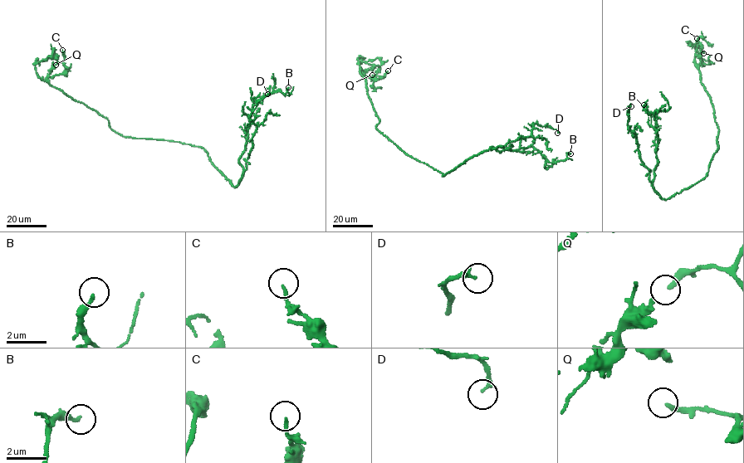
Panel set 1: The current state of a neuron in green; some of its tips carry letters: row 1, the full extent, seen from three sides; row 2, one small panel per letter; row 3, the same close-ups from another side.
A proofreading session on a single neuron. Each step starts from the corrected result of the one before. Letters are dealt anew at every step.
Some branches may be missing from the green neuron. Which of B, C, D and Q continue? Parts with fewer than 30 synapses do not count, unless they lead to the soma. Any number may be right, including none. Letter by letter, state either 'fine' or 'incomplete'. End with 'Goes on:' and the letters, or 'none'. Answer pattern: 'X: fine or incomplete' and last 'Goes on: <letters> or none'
B: fine
C: fine
D: fine
Q: fine
Goes on: none

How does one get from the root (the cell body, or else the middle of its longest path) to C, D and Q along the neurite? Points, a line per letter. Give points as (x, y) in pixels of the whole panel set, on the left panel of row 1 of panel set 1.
C: (189, 143), (122, 135), (111, 129), (107, 119), (51, 85), (47, 77), (66, 72), (62, 50)
D: (189, 143), (203, 148), (212, 164), (236, 187), (246, 168), (256, 127), (249, 115), (267, 94)
Q: (189, 143), (125, 137), (114, 131), (107, 119), (49, 83), (47, 77), (66, 72), (62, 63), (56, 65)

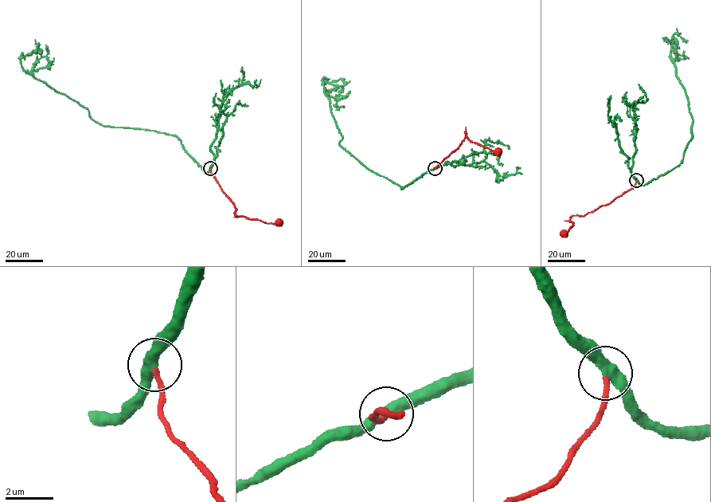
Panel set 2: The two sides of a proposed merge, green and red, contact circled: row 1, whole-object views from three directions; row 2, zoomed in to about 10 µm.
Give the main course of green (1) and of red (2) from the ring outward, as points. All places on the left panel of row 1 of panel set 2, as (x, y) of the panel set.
1: (210, 168), (203, 171), (174, 135), (95, 122), (87, 109), (25, 71), (20, 58), (38, 44), (41, 48)
2: (210, 168), (236, 209), (235, 215), (268, 223), (279, 222)

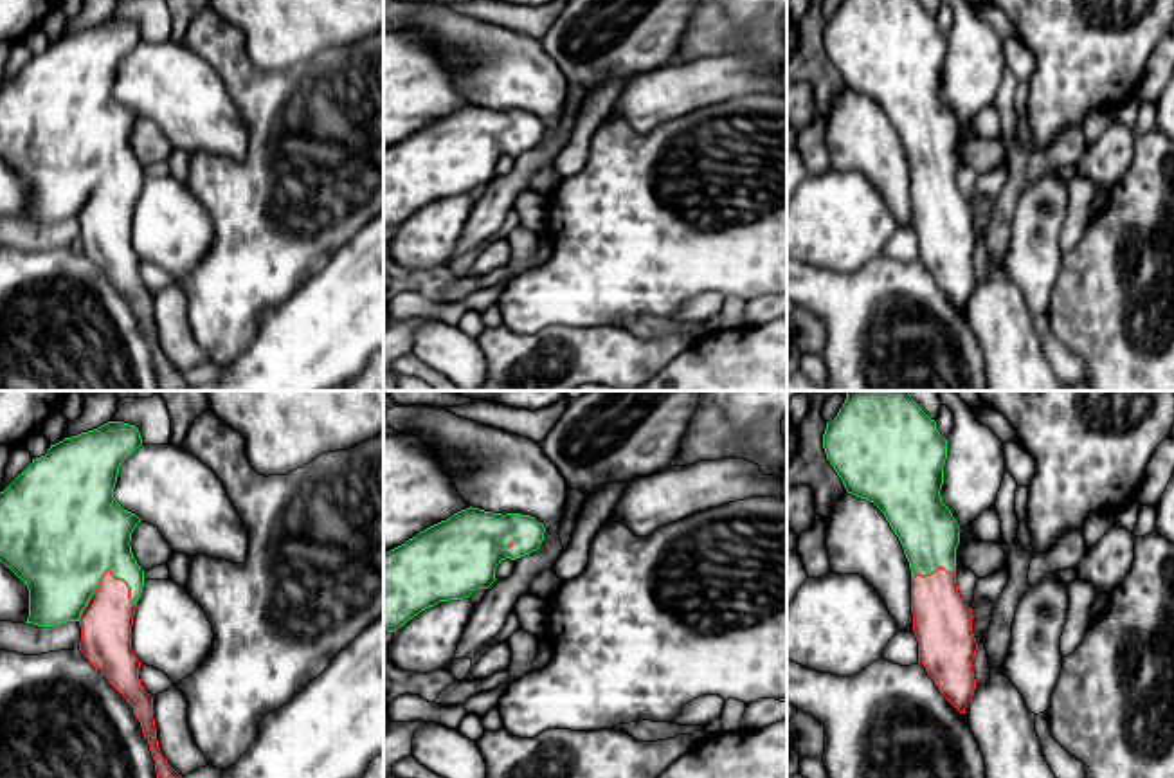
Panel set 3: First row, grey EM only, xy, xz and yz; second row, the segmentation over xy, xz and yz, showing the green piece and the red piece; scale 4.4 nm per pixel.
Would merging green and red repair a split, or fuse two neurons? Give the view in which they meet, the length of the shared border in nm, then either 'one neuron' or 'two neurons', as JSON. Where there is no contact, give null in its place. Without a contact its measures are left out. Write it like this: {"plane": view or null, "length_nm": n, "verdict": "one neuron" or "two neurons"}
{"plane": "xy", "length_nm": 280, "verdict": "one neuron"}

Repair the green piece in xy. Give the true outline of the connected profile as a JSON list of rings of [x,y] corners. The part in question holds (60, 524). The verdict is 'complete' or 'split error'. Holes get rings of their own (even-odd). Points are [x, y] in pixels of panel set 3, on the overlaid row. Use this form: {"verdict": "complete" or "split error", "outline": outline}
{"verdict": "split error", "outline": [[[108,421],[99,429],[65,438],[50,445],[45,456],[32,459],[32,463],[0,492],[0,562],[29,589],[29,618],[25,623],[38,627],[54,627],[67,621],[79,623],[79,650],[133,708],[133,715],[140,722],[142,735],[149,744],[157,778],[182,778],[158,749],[153,697],[140,684],[140,661],[131,648],[131,625],[144,587],[144,571],[133,558],[130,542],[140,519],[115,501],[113,488],[121,463],[140,445],[140,432],[135,425]]]}

